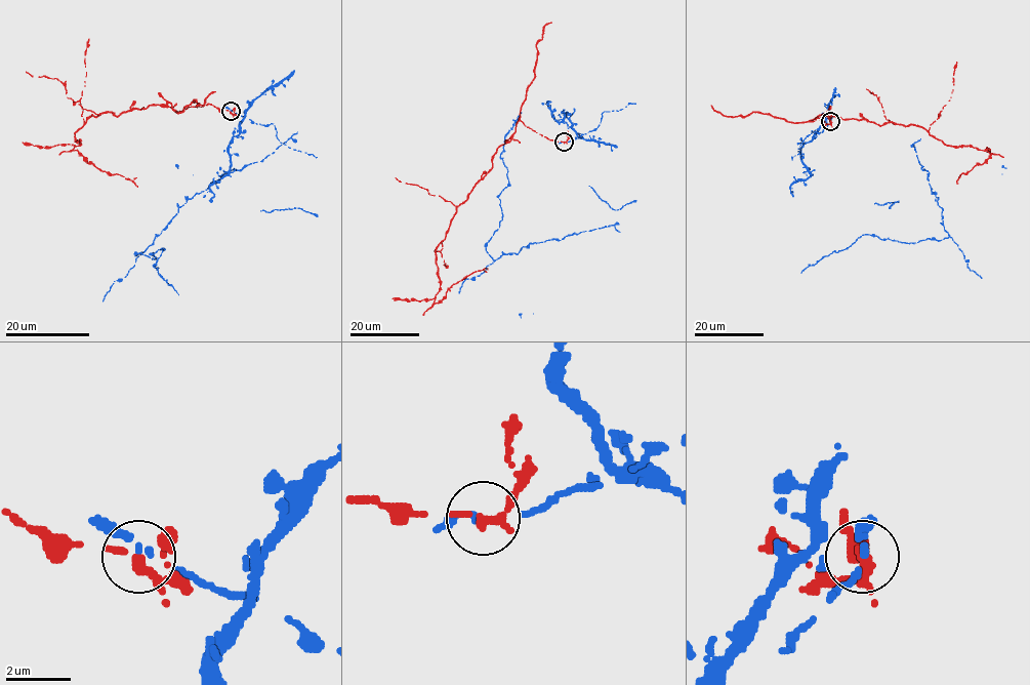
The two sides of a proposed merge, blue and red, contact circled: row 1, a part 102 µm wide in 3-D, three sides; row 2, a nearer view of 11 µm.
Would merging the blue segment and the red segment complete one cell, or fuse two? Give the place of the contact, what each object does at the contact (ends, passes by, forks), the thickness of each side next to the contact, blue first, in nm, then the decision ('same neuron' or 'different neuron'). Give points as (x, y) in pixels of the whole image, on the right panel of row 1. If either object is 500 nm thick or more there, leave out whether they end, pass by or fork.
place (830, 121); blue ends; red passes by; calibres 260 and 280 nm; different neuron

